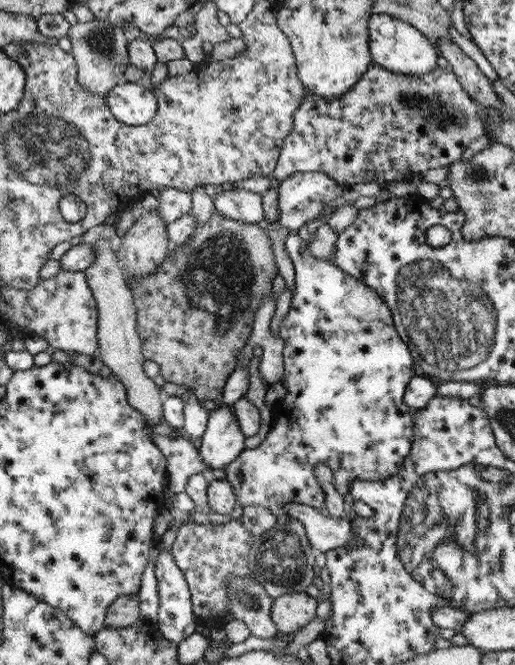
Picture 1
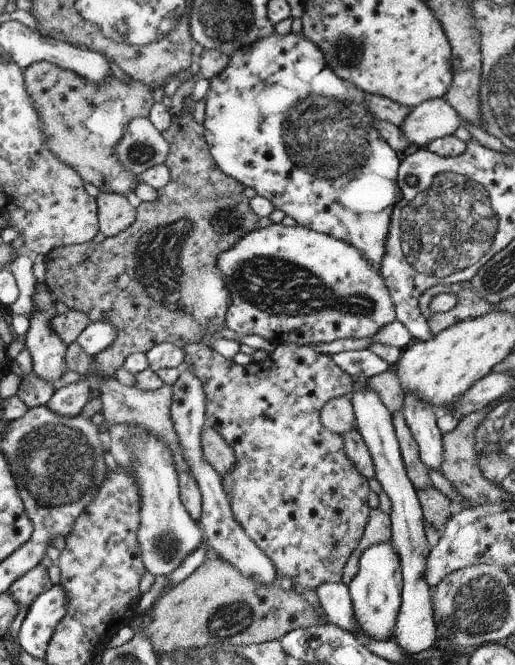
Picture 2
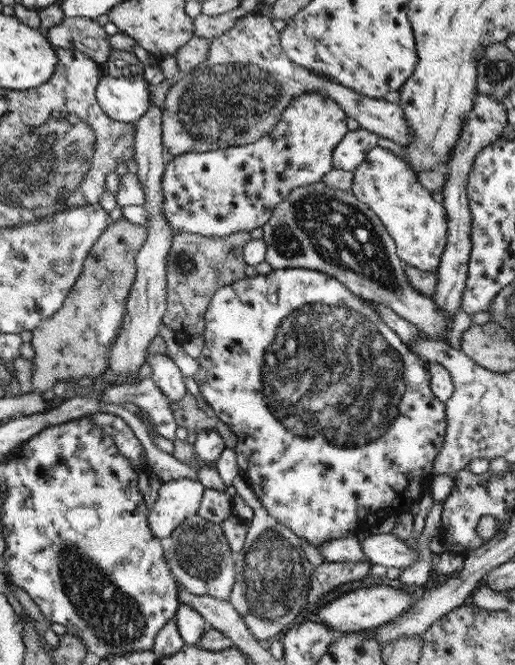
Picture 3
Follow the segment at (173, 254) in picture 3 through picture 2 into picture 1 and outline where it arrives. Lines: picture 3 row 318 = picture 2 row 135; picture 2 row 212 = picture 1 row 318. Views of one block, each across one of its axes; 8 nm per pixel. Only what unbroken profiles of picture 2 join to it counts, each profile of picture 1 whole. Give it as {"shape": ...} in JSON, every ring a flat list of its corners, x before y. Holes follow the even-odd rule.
{"shape":[[215,213,204,226,200,226,200,230,196,230,195,235,187,239,181,245,180,250,175,250,174,257,167,258,167,261,150,276,142,277,140,282,135,284,134,281,129,282,136,306,139,309,139,333,143,338,144,359,152,360,160,366,160,373,166,382,172,384,182,384,192,392,192,396,199,400,218,400,222,395,224,385,237,366,236,360,241,349,246,345,250,338,254,317,261,300,271,291,272,283,278,274,278,266,274,259,272,251,272,240,268,234,260,228,259,224,244,224,244,222,234,221,222,214]]}

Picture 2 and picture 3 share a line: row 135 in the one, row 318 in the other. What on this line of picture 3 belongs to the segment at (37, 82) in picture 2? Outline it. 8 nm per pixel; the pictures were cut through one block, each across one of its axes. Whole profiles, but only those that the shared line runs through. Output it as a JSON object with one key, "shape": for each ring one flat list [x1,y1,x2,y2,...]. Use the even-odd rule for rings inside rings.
{"shape":[[121,217,110,222,99,240,95,242,83,272,80,273,63,308,59,312,40,321,32,329,32,348,36,352,32,373,32,393,52,393,54,384,59,380,79,381,84,376,101,378,109,366,110,346,114,346,120,329,123,328,124,314,127,313,127,298,130,296,138,267,135,257,147,241,145,225,133,224]]}

